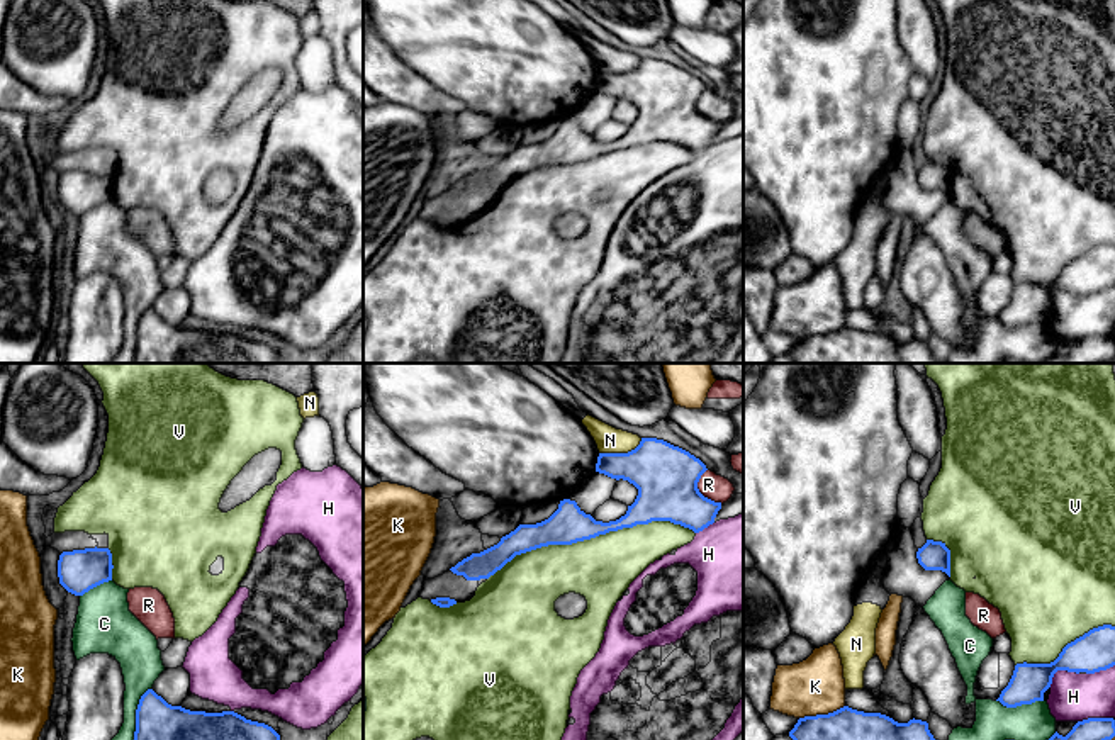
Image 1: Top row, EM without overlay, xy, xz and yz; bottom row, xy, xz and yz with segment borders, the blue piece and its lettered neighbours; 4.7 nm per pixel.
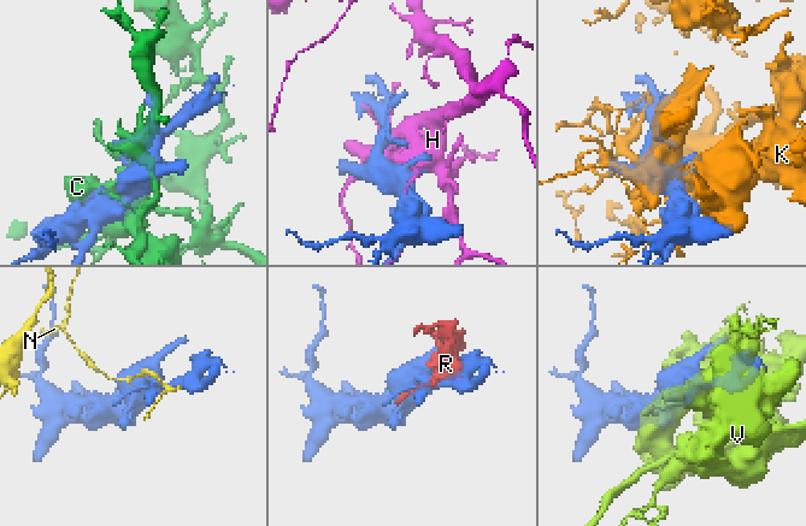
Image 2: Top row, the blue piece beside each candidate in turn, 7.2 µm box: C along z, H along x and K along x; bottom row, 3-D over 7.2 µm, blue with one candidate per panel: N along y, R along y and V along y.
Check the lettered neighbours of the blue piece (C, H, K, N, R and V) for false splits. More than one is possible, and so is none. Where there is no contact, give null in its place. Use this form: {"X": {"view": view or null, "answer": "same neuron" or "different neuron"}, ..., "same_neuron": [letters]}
{"C": {"view": "xy", "answer": "different neuron"}, "H": {"view": "yz", "answer": "different neuron"}, "K": {"view": "yz", "answer": "different neuron"}, "N": {"view": "xz", "answer": "different neuron"}, "R": {"view": "xz", "answer": "different neuron"}, "V": {"view": "xz", "answer": "same neuron"}, "same_neuron": ["V"]}

